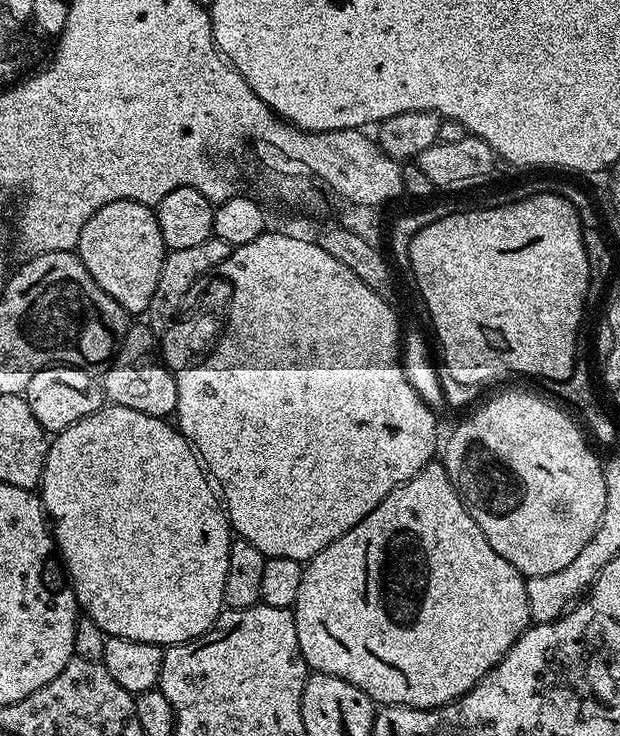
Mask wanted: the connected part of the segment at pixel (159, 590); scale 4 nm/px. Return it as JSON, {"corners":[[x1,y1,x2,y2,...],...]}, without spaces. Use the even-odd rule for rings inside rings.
{"corners":[[105,403,104,407,94,414,74,422,74,426,66,426,66,430,51,437,38,485,38,495,50,521,55,551,58,556,60,552,61,558,64,559,64,568,69,576,67,579,76,595,79,611,86,614,87,619,98,622,105,636,167,646,193,640,211,630,225,607,226,566,234,533,213,481,206,475,192,445,180,433,175,423,169,422,163,416,151,416,142,414,142,410,130,410,130,406]]}

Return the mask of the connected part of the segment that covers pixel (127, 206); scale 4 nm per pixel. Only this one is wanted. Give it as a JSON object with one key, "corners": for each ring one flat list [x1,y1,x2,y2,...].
{"corners":[[115,200,110,202,110,206,102,206,102,210,82,226,75,251,94,282,98,282,98,286,102,286,102,290,110,294,124,312,147,313,166,255,162,230,158,230,158,218,149,205]]}

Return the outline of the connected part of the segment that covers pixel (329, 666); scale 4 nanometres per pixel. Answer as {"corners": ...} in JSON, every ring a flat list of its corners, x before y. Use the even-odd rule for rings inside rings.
{"corners":[[433,462,427,464,414,478,410,478,402,486,398,486,354,530,346,530,342,538,330,542,326,550,304,564,302,582,298,585,298,598,294,605,296,629,298,630,298,646,302,650,302,658,307,662,312,672,321,672,342,678,358,690,362,690,377,705,406,706,407,708,440,708,443,704,449,704,451,700,458,700,465,696,478,681,489,672,492,667,502,662,502,658,514,646,514,642,530,626,528,603,526,602,525,577,521,576,490,542,486,542,486,534,470,518,462,498,454,490,450,482,450,474,446,471,443,463]]}

